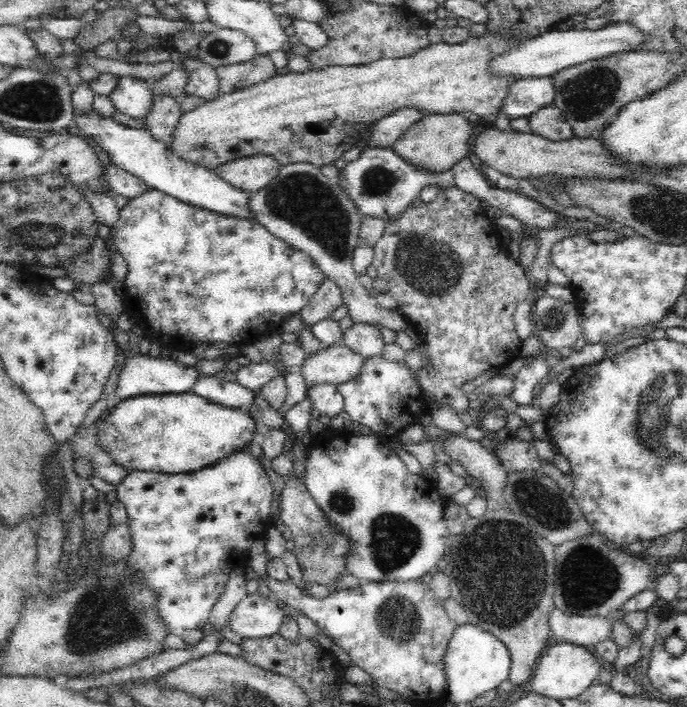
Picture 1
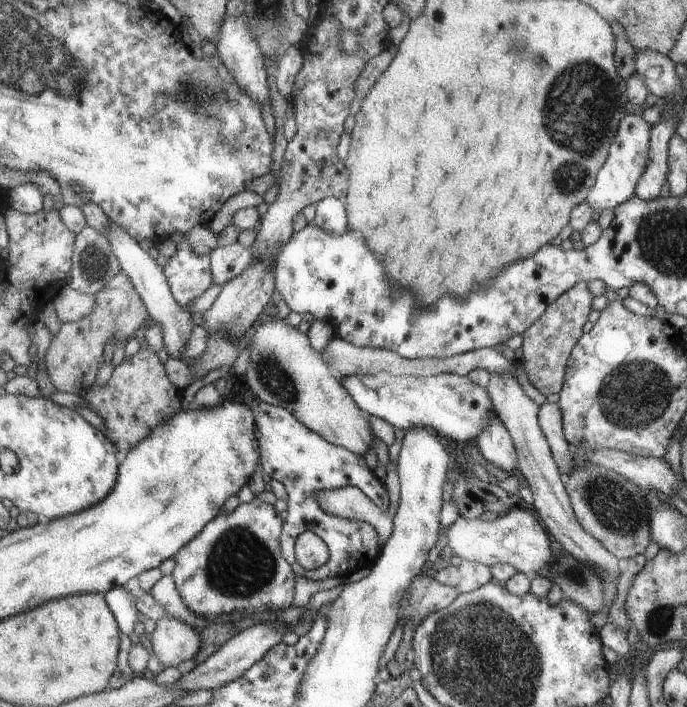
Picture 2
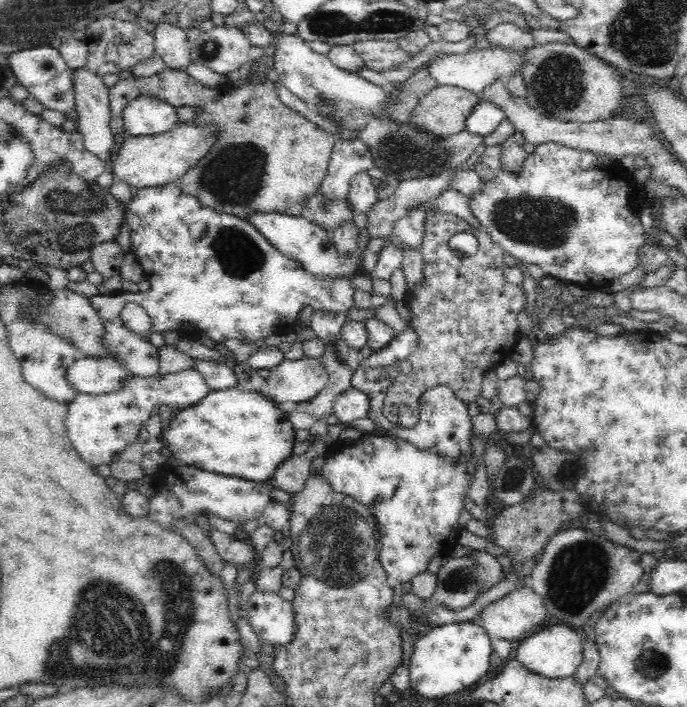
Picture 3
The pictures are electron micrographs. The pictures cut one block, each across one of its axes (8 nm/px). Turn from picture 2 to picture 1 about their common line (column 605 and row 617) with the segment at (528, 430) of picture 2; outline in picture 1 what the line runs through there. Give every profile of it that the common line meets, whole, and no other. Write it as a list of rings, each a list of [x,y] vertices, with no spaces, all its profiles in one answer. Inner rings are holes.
[[[554,610],[550,612],[550,626],[554,640],[584,648],[596,648],[598,644],[612,640],[614,634],[612,616],[568,616]]]

